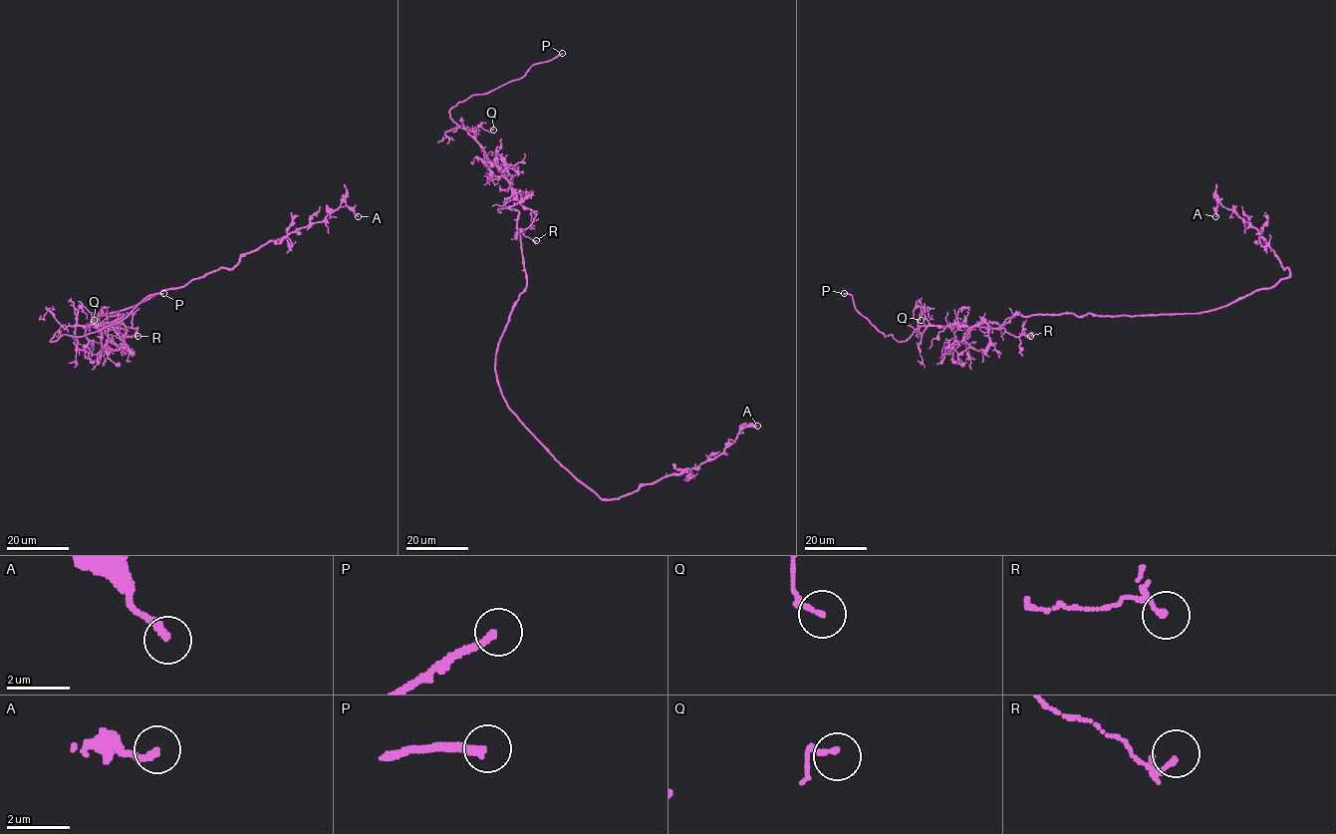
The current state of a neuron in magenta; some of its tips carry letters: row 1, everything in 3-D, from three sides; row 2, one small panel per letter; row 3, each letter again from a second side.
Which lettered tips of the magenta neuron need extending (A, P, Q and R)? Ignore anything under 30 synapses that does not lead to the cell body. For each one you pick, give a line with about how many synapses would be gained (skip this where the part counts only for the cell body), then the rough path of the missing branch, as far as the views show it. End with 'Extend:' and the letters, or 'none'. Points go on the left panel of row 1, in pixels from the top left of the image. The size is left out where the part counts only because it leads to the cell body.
Extend: P

